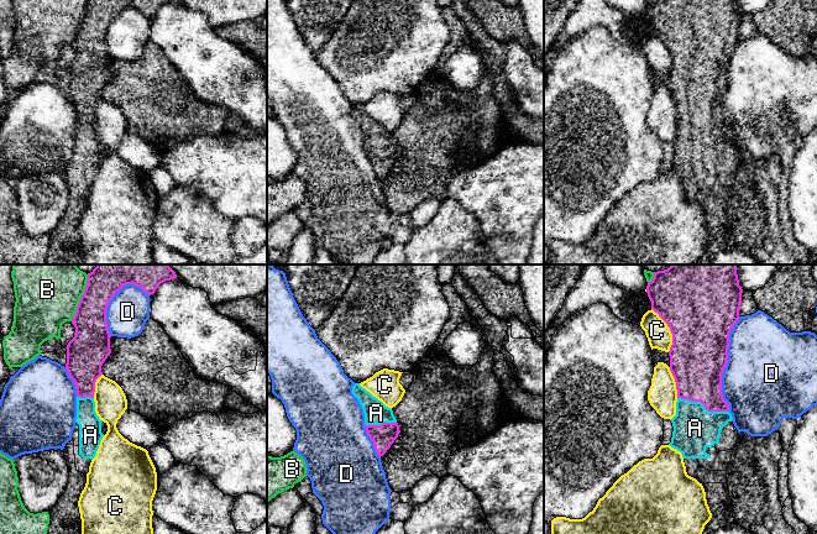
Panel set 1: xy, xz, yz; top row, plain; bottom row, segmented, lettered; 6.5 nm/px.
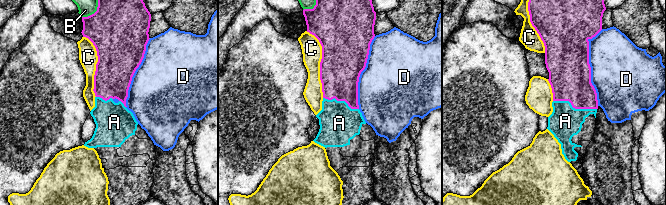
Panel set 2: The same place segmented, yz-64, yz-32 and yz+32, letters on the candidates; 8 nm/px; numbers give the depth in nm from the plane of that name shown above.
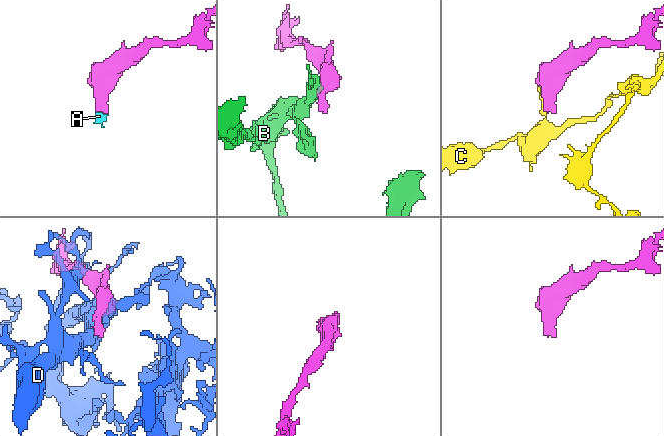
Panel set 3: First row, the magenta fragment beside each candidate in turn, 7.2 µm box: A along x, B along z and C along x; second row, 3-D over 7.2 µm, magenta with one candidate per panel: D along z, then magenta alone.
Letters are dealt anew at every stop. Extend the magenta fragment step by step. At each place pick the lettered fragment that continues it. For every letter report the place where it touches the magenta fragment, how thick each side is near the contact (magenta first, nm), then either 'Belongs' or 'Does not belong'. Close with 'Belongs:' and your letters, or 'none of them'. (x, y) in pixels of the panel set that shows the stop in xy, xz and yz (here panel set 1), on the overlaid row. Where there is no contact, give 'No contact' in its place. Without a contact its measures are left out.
A: Touches magenta at yz (703, 404). Thickness 320 nm (magenta) against 280 nm. Belongs
B: Touches magenta at xy (80, 298). Thickness 220 nm (magenta) against 440 nm. Does not belong
C: Touches magenta at yz (670, 330). Thickness 500 nm (magenta) against 160 nm. Does not belong
D: Touches magenta at yz (726, 364). Thickness 380 nm (magenta) against 500 nm. Does not belong
Belongs: A

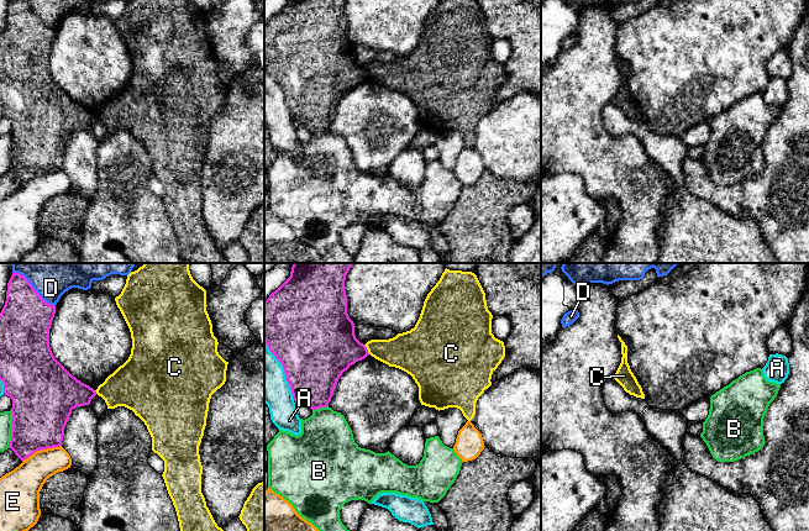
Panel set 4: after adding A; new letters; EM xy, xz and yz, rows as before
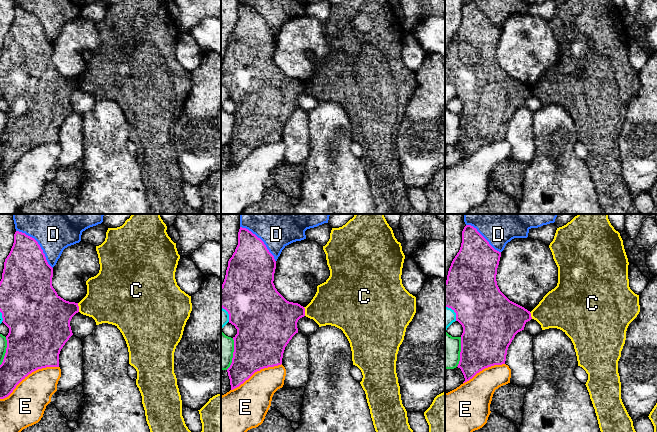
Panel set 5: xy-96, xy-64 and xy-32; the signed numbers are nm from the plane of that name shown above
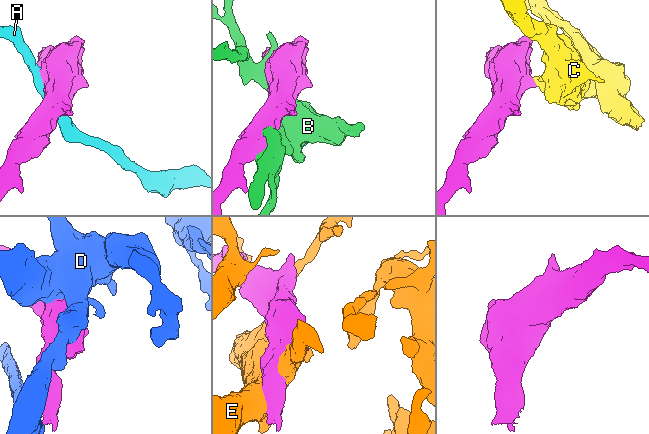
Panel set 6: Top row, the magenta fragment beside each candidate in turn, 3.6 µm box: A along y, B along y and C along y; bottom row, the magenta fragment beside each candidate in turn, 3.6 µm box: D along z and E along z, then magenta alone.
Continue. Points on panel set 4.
A: Touches magenta at xz (284, 369). Thickness 500 nm (magenta) against 280 nm. Does not belong
B: Touches magenta at xy (12, 429). Thickness 380 nm (magenta) against 80 nm. Does not belong
C: Touches magenta at xz (367, 350). Thickness 360 nm (magenta) against 240 nm. Does not belong
D: Touches magenta at xy (32, 288). Thickness 340 nm (magenta) against 400 nm. Does not belong
E: Touches magenta at xy (41, 448). Thickness 360 nm (magenta) against 220 nm. Does not belong
Belongs: none of them

